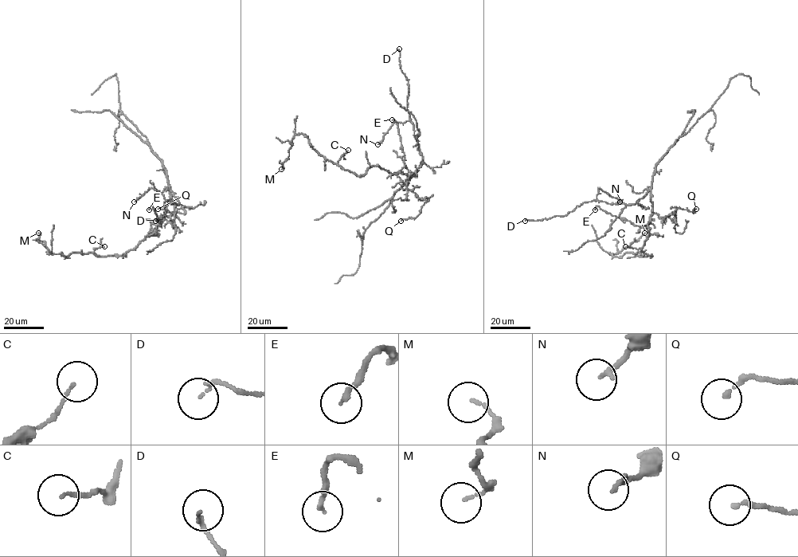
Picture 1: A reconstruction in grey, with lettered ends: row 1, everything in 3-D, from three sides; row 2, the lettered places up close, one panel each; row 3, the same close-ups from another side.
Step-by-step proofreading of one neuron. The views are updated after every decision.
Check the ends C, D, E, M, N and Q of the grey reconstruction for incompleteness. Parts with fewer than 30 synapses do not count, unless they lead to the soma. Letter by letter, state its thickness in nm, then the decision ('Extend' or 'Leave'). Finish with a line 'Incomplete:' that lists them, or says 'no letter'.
C: Thickness 100 nm. Leave
D: Thickness 120 nm. Leave
E: Thickness 170 nm. Leave
M: Thickness 90 nm. Leave
N: Thickness 180 nm. Leave
Q: Thickness 150 nm. Leave
Incomplete: no letter

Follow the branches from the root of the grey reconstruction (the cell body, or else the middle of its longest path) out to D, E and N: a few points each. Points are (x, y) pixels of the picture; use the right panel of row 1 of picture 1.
D: (651, 202), (649, 190), (632, 204), (592, 200), (581, 203), (564, 216), (525, 221)
E: (651, 202), (651, 219), (642, 226), (607, 213), (596, 205), (595, 209)
N: (651, 202), (649, 190), (632, 204), (607, 203), (596, 200), (598, 188), (620, 202)

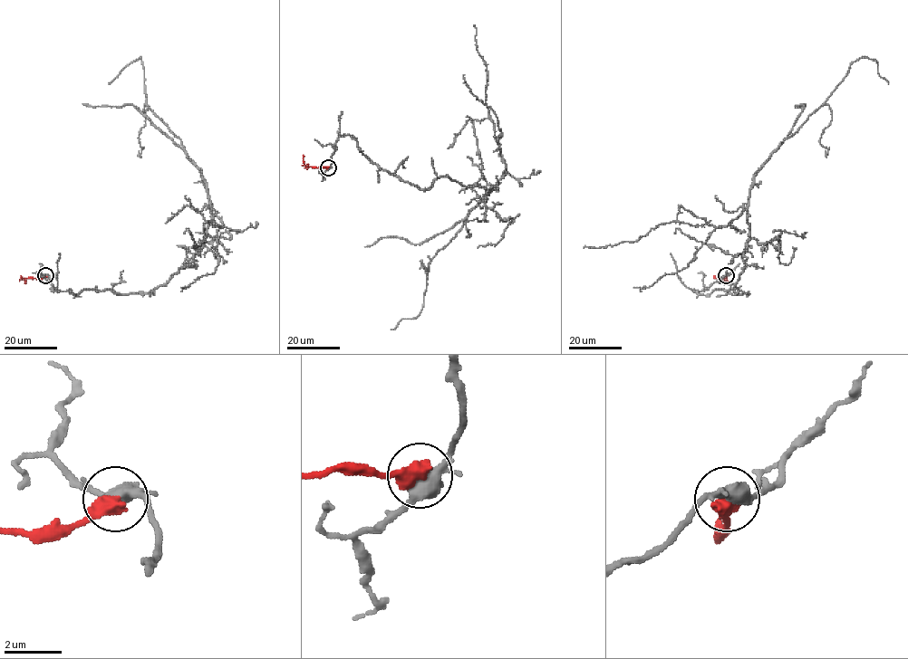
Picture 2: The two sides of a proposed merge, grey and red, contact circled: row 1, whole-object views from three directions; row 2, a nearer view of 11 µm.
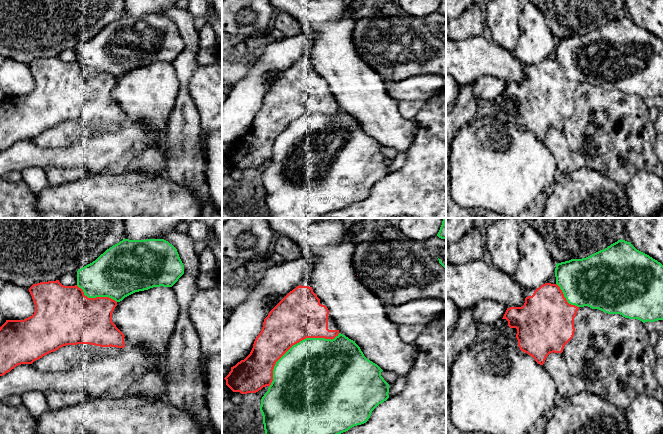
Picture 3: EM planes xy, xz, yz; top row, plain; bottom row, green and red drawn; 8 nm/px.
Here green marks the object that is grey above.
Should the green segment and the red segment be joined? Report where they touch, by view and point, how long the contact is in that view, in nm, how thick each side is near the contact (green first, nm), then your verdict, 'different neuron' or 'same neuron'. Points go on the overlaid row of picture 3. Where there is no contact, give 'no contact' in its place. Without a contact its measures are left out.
meets green in xz at (295, 344); contact 700 nm long; 500 nm thick on the green side, 380 nm on the other; different neuron

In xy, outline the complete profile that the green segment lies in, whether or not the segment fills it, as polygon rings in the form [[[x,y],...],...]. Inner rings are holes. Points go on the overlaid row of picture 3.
[[[123,239],[95,261],[77,271],[77,286],[88,298],[109,297],[116,302],[153,287],[172,287],[184,274],[177,249],[164,239]]]

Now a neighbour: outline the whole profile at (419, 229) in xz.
[[[401,218],[398,230],[401,236],[419,243],[437,236],[443,218]]]

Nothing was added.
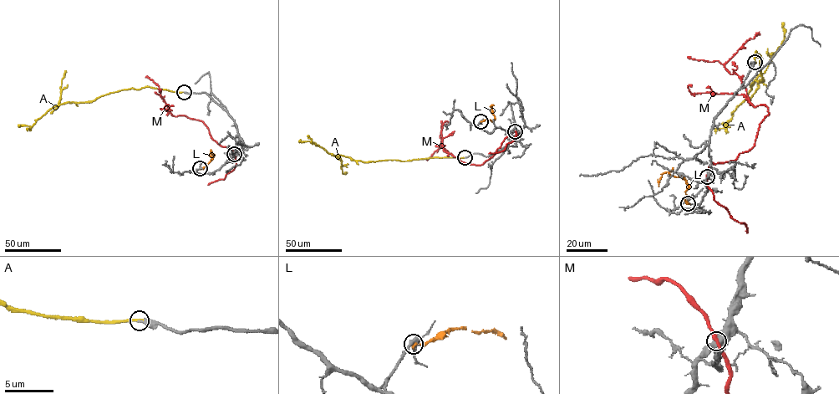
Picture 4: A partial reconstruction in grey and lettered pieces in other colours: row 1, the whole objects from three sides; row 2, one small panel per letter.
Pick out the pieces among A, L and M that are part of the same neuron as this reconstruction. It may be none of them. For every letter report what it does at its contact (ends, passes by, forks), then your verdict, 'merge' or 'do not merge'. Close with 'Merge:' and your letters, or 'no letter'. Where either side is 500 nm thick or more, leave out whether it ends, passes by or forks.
A: it ends; merge
L: it ends; do not merge
M: do not merge
Merge: A

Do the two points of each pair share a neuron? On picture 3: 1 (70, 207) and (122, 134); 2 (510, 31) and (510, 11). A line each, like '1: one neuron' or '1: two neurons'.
1: two neurons
2: one neuron

